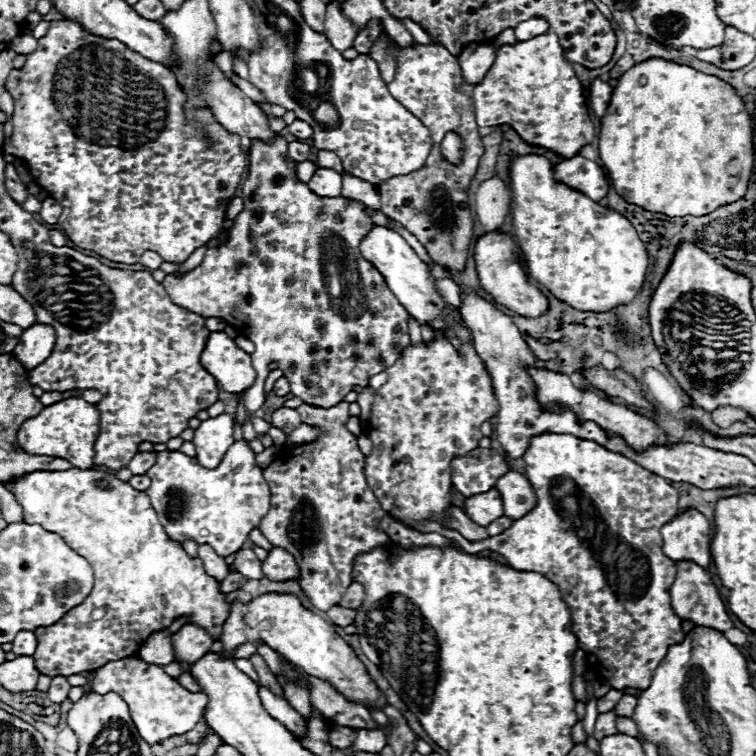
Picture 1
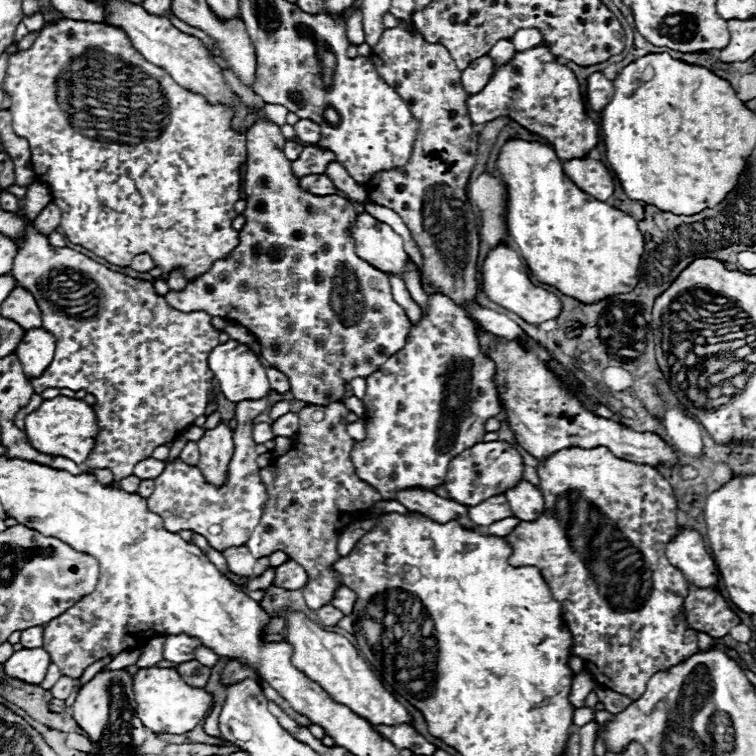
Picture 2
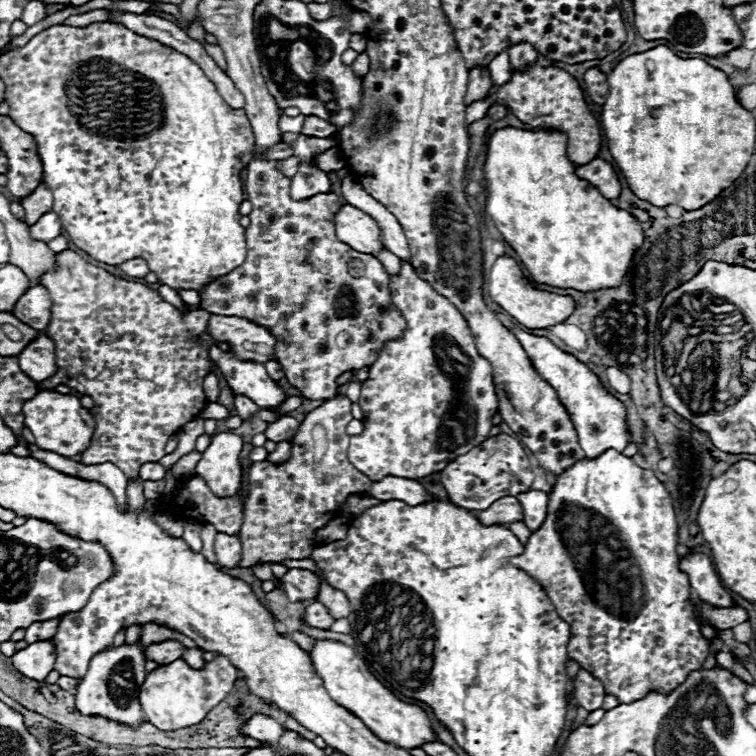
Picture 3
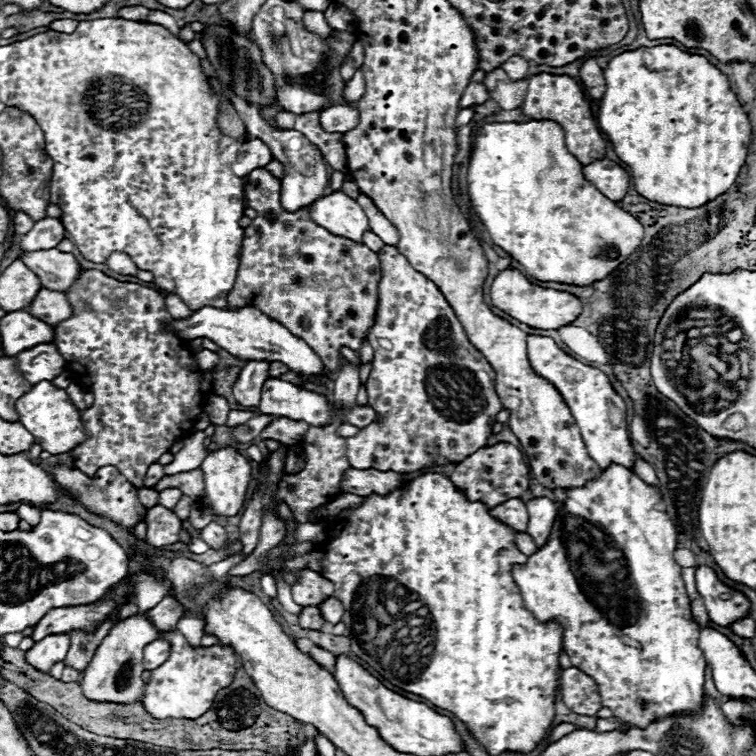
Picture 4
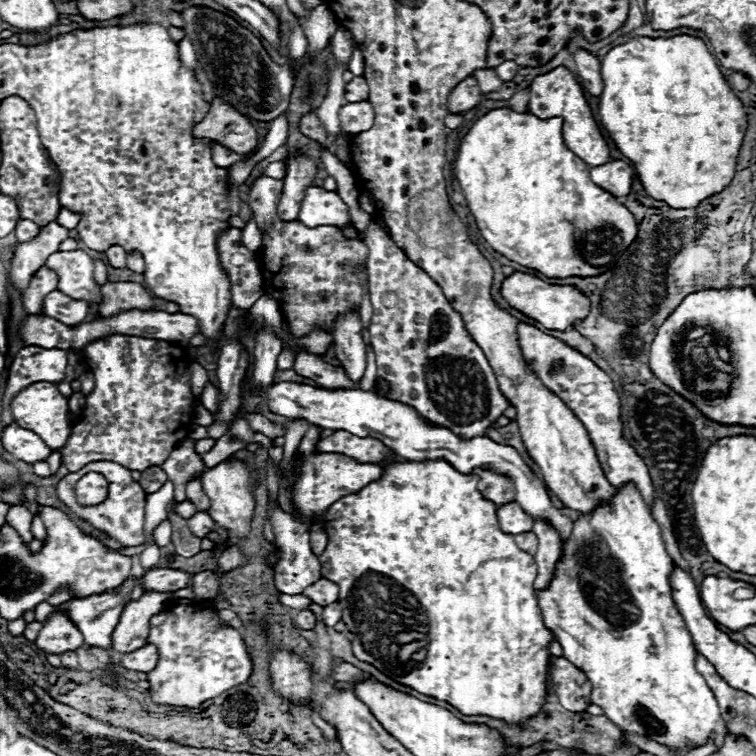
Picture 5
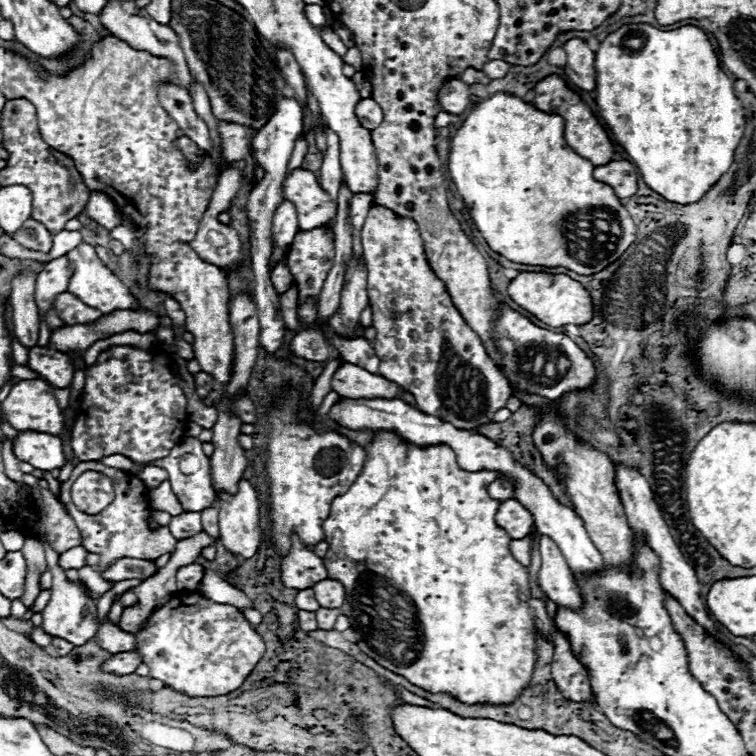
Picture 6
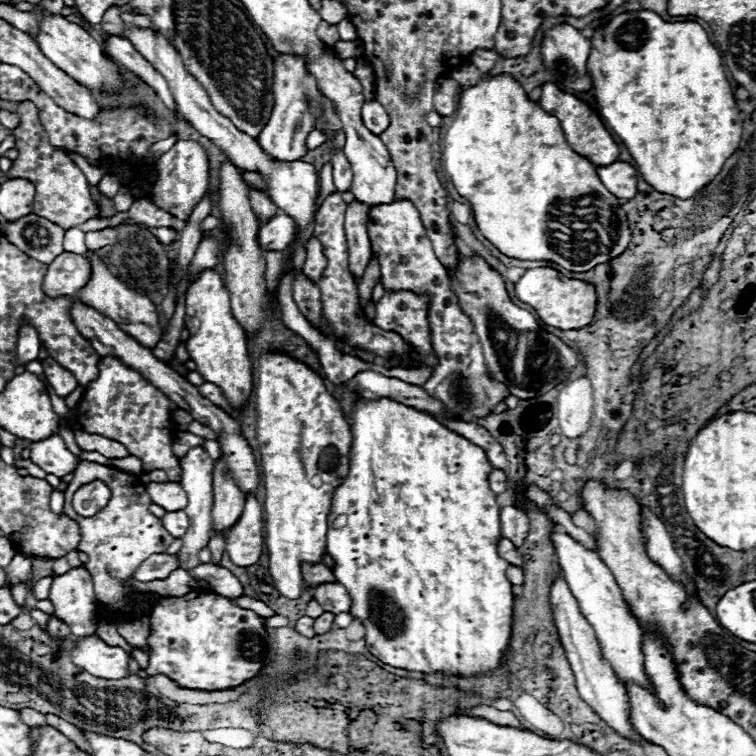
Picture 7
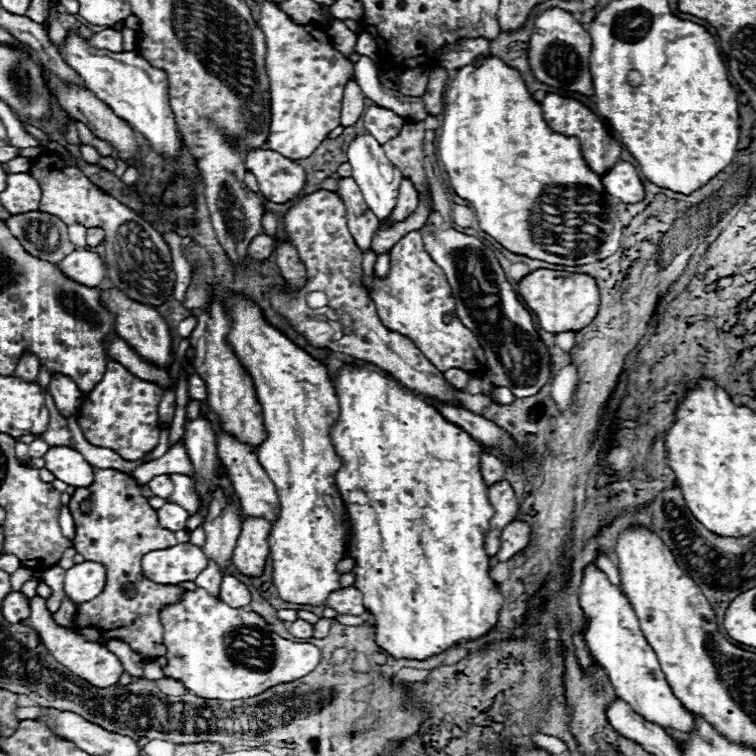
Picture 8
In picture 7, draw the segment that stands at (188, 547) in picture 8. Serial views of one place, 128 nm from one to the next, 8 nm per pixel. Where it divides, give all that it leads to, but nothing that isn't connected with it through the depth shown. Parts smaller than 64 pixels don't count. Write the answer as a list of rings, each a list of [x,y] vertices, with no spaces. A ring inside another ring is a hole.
[[[152,554],[148,556],[140,568],[134,572],[134,578],[138,578],[140,582],[152,582],[152,580],[164,580],[166,576],[170,576],[174,570],[180,568],[180,560],[178,554]]]

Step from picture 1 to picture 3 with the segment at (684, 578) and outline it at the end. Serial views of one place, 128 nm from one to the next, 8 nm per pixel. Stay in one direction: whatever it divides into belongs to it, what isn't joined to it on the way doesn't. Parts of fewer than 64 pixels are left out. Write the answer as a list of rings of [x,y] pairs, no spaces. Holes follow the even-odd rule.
[[[698,600],[698,612],[710,626],[716,626],[718,630],[728,630],[742,622],[748,622],[748,612],[738,606],[736,608],[712,608]]]

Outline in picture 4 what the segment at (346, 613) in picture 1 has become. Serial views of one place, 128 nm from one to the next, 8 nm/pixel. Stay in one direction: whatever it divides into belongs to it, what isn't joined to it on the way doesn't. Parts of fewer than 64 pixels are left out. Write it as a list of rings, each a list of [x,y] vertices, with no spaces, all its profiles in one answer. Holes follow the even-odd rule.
[[[308,606],[304,608],[304,612],[298,616],[298,624],[300,628],[306,628],[306,630],[322,630],[326,620],[322,618],[320,610],[314,608],[314,606]]]

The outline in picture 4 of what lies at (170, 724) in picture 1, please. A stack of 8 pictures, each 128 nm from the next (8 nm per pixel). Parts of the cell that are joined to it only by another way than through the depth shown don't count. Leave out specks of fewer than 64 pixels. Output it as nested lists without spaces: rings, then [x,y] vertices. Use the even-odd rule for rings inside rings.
[[[158,632],[158,638],[170,640],[170,656],[164,664],[152,670],[150,680],[146,682],[146,694],[142,698],[144,708],[154,718],[200,718],[206,710],[212,708],[216,694],[230,686],[236,674],[238,654],[230,646],[190,646],[182,632]]]

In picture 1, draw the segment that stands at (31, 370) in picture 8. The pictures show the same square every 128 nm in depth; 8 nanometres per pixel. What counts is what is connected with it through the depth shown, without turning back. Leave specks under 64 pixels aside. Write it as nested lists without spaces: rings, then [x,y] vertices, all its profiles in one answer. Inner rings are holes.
[[[46,198],[42,202],[42,208],[40,208],[38,216],[44,224],[56,224],[58,218],[60,218],[60,212],[62,212],[62,206],[54,198]]]

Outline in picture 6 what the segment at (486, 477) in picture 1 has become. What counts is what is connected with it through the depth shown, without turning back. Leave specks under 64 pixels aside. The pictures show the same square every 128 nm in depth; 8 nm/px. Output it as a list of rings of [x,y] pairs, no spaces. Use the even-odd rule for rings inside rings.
[[[494,480],[488,484],[488,492],[494,500],[502,502],[502,500],[510,500],[514,496],[514,490],[512,486],[506,482],[506,480]]]

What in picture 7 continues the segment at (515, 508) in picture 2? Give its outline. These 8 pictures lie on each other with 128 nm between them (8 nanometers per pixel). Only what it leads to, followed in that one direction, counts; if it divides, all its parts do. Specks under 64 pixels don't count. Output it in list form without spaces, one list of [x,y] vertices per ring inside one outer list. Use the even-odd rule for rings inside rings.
[[[560,576],[550,590],[550,604],[552,604],[552,612],[554,612],[554,624],[558,628],[560,634],[560,642],[566,650],[568,662],[572,666],[572,672],[576,676],[576,688],[582,696],[582,700],[602,718],[606,720],[606,724],[610,724],[610,728],[614,728],[620,736],[626,736],[628,740],[634,740],[642,746],[648,744],[646,738],[642,738],[636,728],[630,724],[630,700],[628,694],[624,690],[624,686],[618,682],[618,678],[614,676],[610,664],[602,658],[598,642],[594,638],[594,632],[590,628],[590,624],[586,622],[586,618],[580,612],[578,602],[574,600],[568,584],[564,582],[564,576]]]

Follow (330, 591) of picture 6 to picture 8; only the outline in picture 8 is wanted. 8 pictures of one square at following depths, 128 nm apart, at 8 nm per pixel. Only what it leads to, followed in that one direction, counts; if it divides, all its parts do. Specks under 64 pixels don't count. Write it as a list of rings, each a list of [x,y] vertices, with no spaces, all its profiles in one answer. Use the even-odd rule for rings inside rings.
[[[350,586],[350,588],[342,588],[338,592],[332,592],[328,602],[328,608],[336,610],[338,614],[352,614],[352,616],[360,616],[366,612],[364,604],[362,604],[362,594],[358,588]]]

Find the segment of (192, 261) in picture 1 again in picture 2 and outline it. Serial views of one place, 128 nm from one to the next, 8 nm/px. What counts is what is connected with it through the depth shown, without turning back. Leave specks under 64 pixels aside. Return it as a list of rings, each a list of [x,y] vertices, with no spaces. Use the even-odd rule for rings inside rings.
[[[181,269],[173,270],[169,274],[166,283],[168,284],[171,290],[180,291],[185,287],[187,281],[185,280],[183,275],[184,274]]]

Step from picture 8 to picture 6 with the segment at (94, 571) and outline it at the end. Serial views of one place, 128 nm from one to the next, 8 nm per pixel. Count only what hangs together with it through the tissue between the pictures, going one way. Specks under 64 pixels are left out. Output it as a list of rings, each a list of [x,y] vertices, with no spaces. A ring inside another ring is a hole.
[[[39,537],[42,543],[48,568],[52,572],[52,588],[50,588],[50,600],[46,608],[42,610],[42,626],[50,636],[60,636],[68,640],[74,646],[82,646],[96,634],[96,600],[92,600],[86,592],[84,582],[70,582],[64,576],[64,570],[58,566],[59,554],[55,552],[48,543]]]

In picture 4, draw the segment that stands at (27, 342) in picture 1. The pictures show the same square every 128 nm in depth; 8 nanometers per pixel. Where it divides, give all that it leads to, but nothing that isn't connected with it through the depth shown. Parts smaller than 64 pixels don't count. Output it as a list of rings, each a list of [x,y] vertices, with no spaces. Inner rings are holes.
[[[38,344],[34,348],[22,350],[16,356],[18,372],[30,382],[38,380],[54,380],[64,372],[64,360],[54,344]]]

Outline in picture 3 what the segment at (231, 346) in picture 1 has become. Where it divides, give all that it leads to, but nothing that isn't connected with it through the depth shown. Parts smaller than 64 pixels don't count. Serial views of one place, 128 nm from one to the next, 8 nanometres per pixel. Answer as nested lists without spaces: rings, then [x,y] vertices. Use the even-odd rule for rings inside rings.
[[[216,344],[210,346],[210,358],[216,362],[216,366],[226,376],[230,388],[234,394],[244,394],[252,398],[260,408],[276,408],[286,400],[284,388],[274,382],[266,370],[264,364],[258,362],[240,362],[234,352],[222,352]]]

